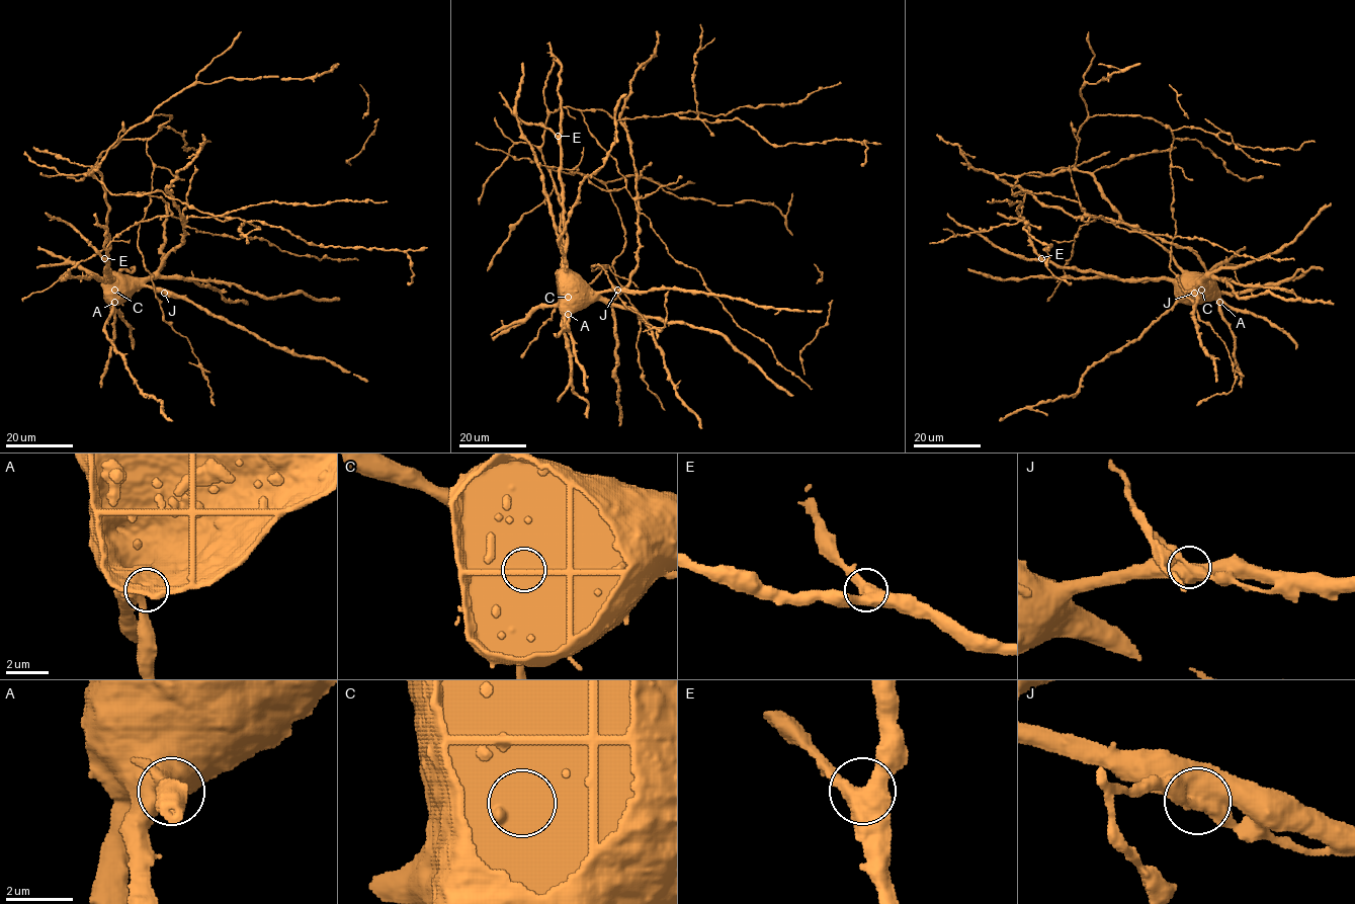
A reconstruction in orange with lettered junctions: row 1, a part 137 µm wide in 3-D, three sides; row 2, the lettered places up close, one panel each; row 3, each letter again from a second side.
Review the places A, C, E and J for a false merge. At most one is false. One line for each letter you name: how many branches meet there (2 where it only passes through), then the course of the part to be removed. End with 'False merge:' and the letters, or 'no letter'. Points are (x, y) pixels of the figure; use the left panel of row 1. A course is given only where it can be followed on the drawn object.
False merge: no letter

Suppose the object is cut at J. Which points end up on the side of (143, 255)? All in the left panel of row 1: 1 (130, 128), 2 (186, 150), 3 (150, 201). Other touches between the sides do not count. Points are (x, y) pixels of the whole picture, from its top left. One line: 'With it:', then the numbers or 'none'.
With it: 2, 3

